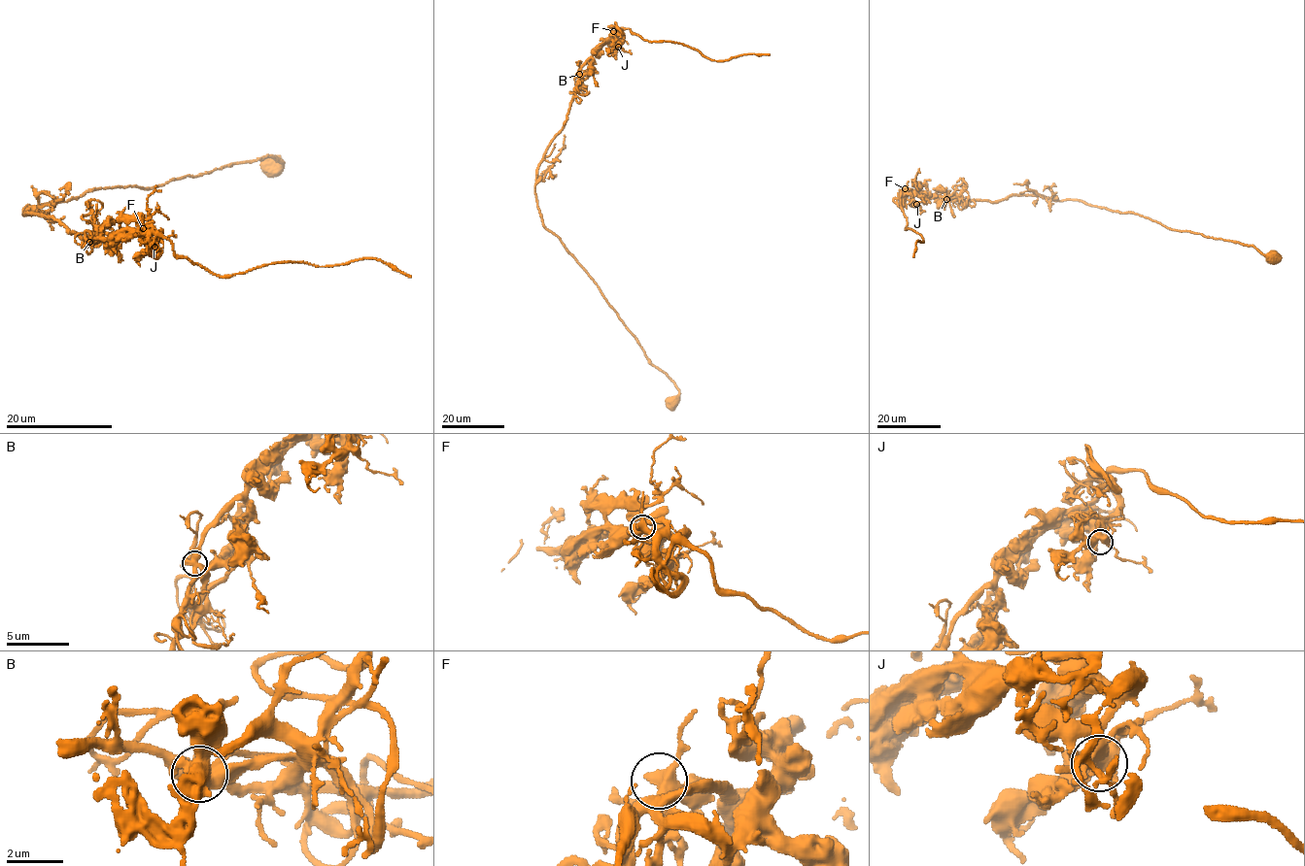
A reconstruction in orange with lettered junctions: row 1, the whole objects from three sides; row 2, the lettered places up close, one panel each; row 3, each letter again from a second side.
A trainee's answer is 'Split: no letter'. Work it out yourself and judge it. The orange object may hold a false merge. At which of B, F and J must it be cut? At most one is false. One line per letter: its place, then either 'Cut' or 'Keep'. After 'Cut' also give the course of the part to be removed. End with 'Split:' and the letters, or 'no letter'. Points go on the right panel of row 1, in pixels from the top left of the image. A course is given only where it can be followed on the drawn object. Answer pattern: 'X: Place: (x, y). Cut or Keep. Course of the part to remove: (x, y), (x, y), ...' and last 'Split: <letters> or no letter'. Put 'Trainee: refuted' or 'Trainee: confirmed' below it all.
B: Place: (946, 199). Cut. Course of the part to remove: (946, 199), (953, 196), (960, 203), (975, 205), (966, 197), (965, 204)
F: Place: (905, 188). Keep
J: Place: (916, 204). Keep
Split: B
Trainee: refuted

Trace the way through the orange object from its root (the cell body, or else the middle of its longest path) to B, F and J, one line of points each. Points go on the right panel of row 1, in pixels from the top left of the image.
B: (1273, 257), (1253, 246), (1167, 228), (1139, 215), (1078, 200), (1029, 194), (992, 202), (946, 199)
F: (1273, 257), (1253, 246), (1167, 228), (1139, 215), (1078, 200), (1028, 194), (992, 202), (950, 200), (905, 188)
J: (1273, 257), (1253, 246), (1078, 200), (1028, 194), (950, 200), (910, 191), (907, 198), (916, 204)

